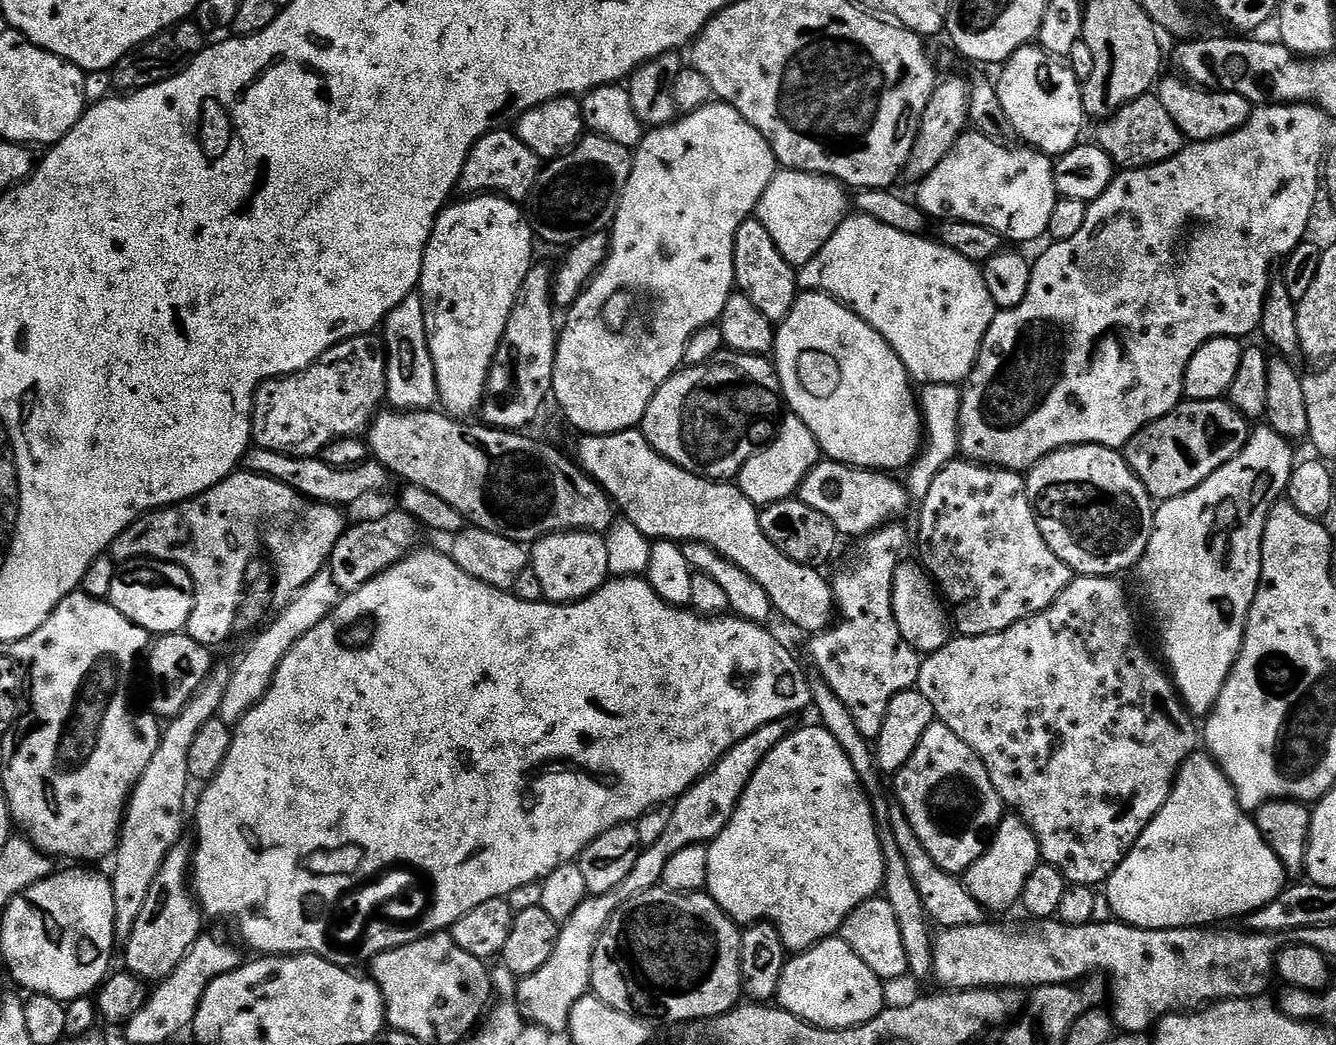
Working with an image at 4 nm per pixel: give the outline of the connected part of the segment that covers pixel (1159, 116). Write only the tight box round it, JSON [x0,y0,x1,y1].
[1094,94,1186,170]

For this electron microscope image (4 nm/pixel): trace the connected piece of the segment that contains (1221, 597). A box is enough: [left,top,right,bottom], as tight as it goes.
[1134,426,1298,718]

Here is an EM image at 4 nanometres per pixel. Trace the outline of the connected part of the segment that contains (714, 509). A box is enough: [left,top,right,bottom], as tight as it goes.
[574,428,834,634]

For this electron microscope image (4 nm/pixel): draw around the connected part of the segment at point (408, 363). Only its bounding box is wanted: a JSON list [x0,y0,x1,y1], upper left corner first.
[382,294,437,412]

